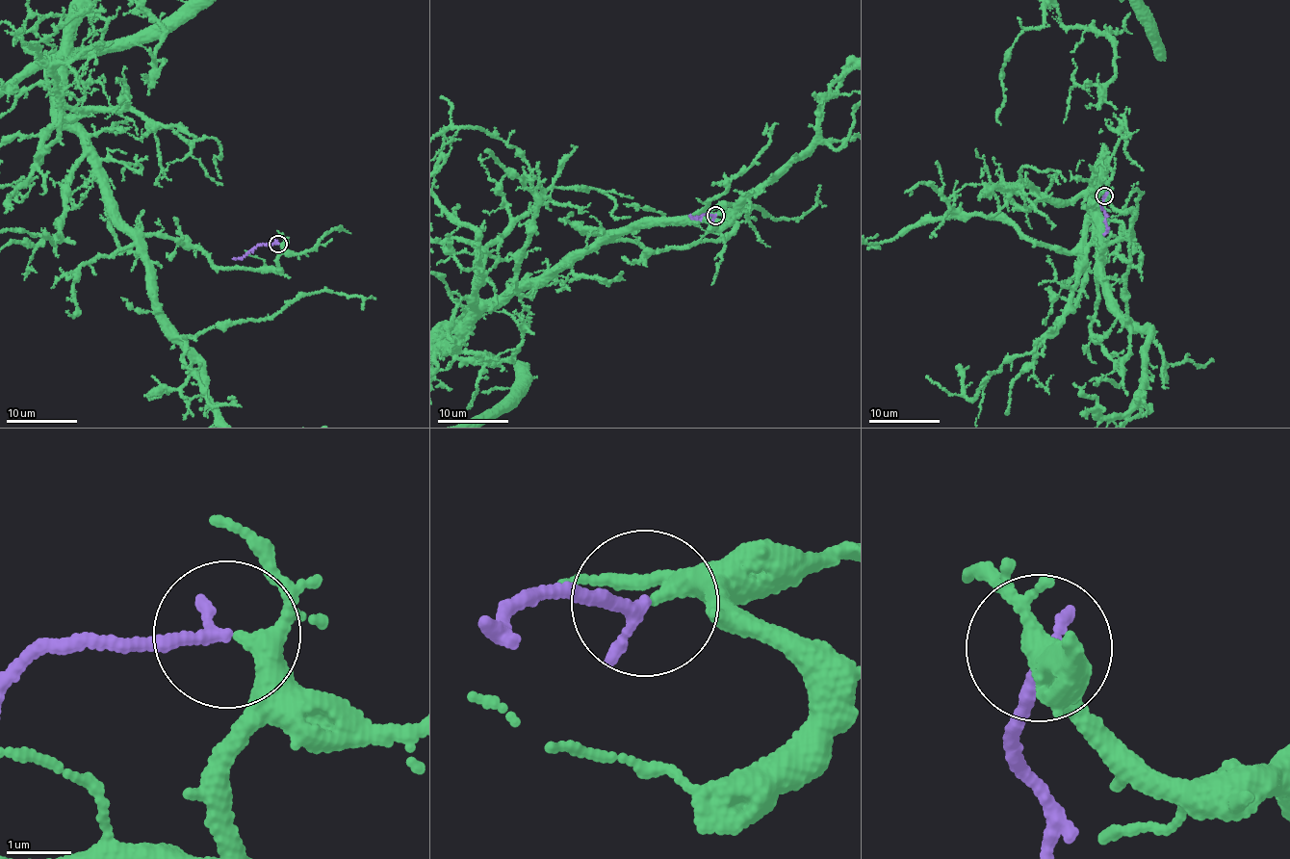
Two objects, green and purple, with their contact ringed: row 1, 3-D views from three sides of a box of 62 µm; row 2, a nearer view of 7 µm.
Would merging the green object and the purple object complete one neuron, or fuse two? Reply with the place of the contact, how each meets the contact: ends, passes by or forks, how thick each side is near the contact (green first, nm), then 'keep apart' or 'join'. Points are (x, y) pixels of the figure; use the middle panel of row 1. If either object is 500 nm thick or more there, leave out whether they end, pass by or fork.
at (715, 215); green forks there; purple ends there; 220 nm thick on the green side, 220 nm on the other; join

